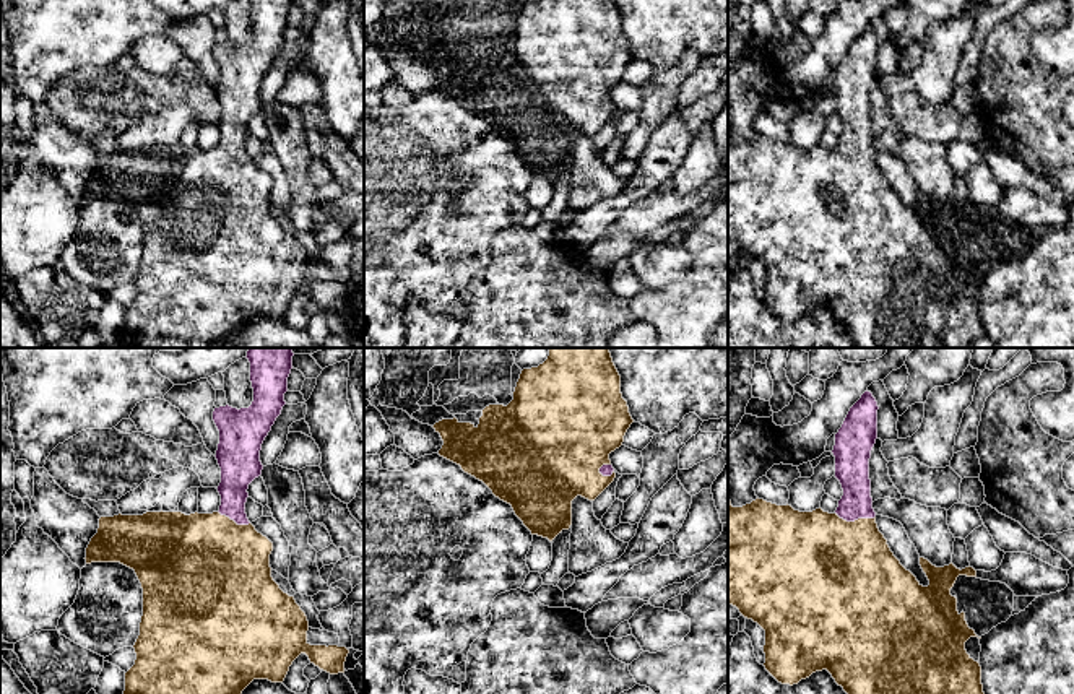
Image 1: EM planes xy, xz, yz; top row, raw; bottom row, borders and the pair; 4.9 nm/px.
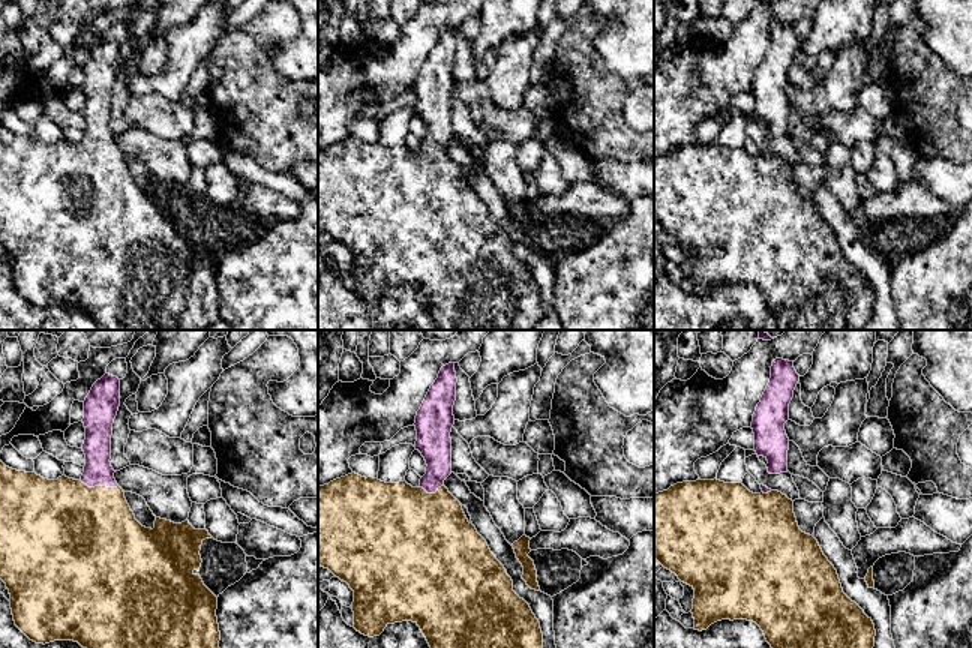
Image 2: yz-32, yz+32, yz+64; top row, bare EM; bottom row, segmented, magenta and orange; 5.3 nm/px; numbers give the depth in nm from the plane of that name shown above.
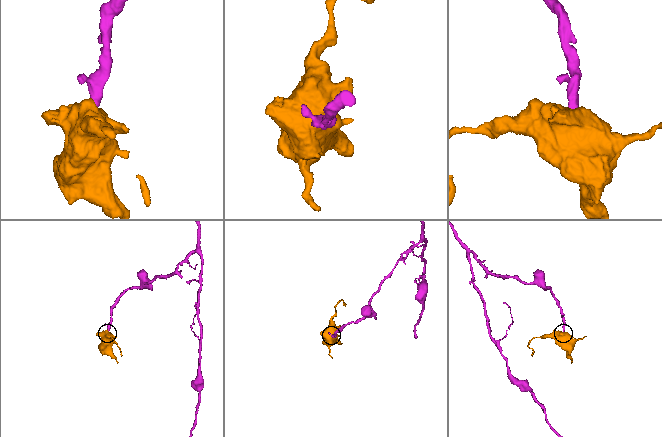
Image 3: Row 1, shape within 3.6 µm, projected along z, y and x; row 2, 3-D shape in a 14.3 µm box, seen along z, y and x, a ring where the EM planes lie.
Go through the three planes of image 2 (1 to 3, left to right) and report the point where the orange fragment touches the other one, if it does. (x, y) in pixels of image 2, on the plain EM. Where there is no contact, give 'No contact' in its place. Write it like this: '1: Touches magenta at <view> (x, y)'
1: Touches magenta at yz-32 (99, 149)
2: Touches magenta at yz+32 (431, 156)
3: Touches magenta at yz+64 (767, 156)

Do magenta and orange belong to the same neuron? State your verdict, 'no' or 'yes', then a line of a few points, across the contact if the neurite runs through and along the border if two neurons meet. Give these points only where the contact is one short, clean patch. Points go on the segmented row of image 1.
yes; line yz (852, 468), (855, 478), (855, 519), (842, 553), (842, 568)

